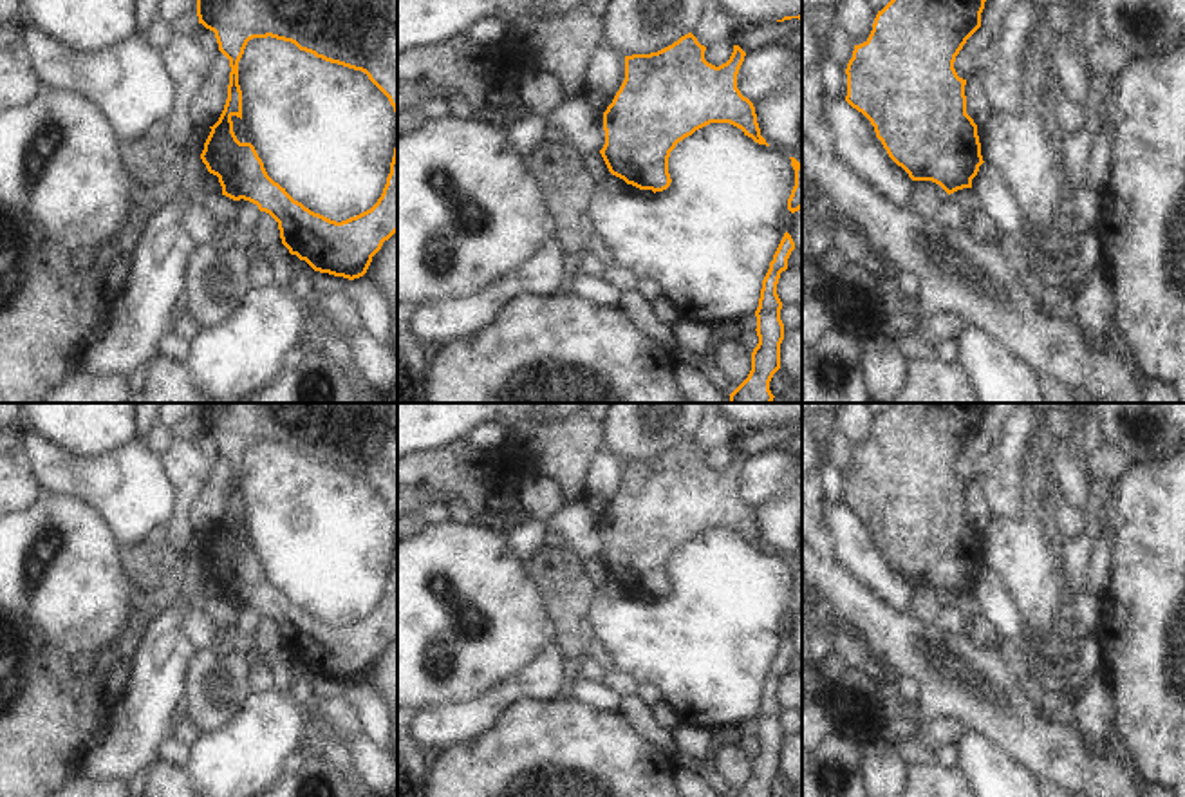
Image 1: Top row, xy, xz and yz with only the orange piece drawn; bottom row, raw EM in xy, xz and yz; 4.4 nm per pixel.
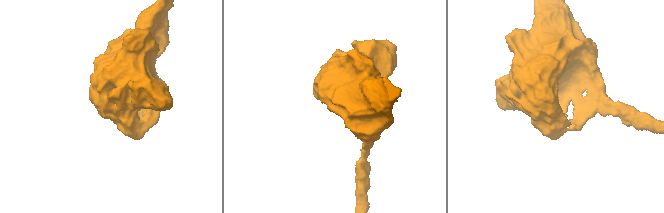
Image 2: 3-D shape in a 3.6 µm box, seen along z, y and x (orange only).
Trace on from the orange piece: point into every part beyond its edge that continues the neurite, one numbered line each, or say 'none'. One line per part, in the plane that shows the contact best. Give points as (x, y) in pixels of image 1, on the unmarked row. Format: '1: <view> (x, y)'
none.

